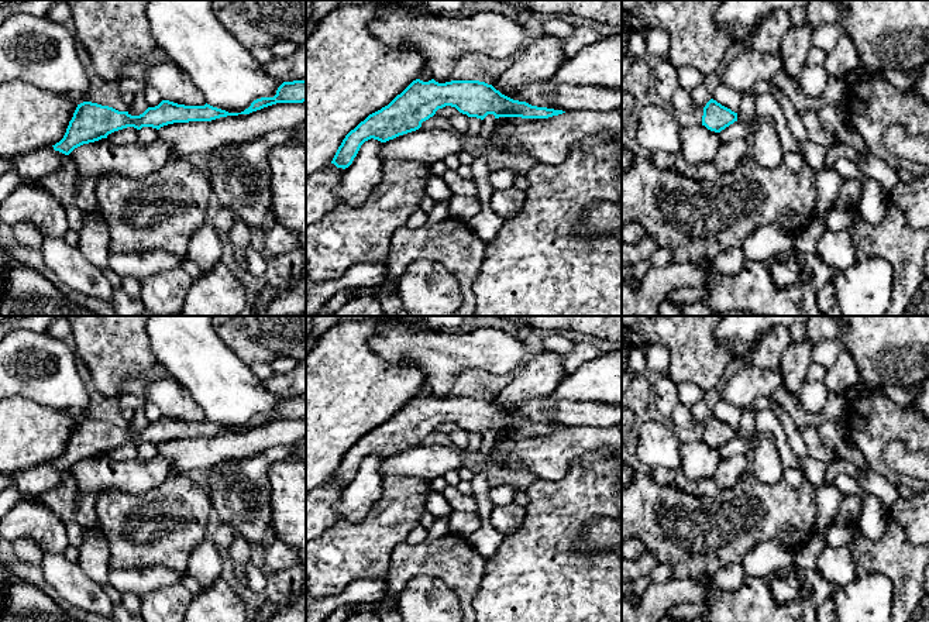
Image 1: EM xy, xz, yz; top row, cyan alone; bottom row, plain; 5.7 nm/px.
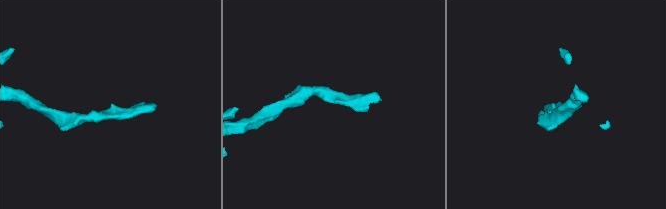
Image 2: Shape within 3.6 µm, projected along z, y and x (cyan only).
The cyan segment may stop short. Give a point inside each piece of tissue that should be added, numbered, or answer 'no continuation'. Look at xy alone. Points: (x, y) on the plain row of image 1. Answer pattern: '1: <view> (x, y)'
no continuation

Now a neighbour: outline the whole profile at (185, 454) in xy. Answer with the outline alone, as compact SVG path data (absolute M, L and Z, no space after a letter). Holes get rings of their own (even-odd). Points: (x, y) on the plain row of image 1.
M306 417L276 419L250 430L168 440L158 446L158 456L171 461L171 474L185 474L195 468L210 470L224 461L247 458L269 447L295 444L303 439Z

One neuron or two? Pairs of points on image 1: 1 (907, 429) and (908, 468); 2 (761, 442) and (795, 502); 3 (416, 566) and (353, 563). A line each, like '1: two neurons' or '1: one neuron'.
1: two neurons
2: two neurons
3: two neurons

